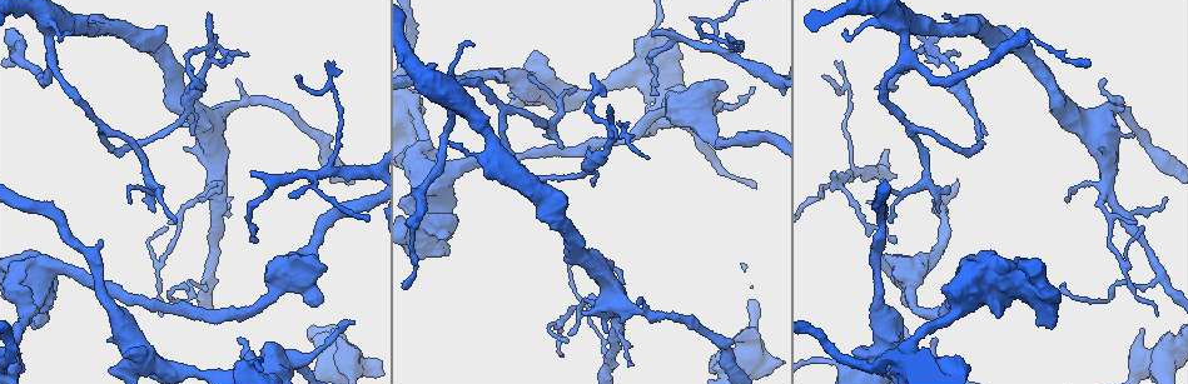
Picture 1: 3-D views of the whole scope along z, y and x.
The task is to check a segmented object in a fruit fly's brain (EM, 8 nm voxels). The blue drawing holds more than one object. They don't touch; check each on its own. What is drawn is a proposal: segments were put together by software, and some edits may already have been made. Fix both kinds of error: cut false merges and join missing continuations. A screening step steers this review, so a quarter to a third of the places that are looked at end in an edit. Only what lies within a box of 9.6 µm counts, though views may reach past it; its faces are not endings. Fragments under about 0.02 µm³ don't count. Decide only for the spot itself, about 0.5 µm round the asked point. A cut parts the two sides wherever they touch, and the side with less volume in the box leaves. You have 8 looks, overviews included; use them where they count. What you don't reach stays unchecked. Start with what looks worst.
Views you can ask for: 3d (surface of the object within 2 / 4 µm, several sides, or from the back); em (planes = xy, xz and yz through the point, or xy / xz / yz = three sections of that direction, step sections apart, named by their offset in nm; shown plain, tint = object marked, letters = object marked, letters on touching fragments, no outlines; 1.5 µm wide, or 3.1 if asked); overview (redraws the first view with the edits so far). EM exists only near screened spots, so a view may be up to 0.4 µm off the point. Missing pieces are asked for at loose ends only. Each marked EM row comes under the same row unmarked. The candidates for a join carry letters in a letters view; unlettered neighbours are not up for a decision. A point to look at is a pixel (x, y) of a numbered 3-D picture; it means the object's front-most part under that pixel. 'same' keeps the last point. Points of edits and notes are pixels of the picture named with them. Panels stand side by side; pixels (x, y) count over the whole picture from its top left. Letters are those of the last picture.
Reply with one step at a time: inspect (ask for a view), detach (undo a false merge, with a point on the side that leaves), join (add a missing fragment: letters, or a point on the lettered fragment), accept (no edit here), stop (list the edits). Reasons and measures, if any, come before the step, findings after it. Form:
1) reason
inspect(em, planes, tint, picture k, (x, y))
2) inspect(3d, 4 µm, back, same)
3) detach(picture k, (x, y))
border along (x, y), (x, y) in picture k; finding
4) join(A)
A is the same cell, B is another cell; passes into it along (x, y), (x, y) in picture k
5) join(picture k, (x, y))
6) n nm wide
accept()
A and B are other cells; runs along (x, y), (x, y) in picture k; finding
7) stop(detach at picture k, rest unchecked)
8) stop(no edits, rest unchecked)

an open end
inspect(3d, 2 µm, back, picture 1, (651, 30))

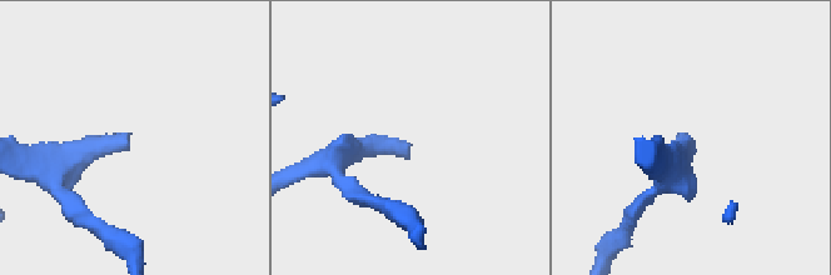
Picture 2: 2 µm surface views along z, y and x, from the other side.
shape alone is not enough
inspect(em, xz, step 8, letters, picture 2, (411, 145))

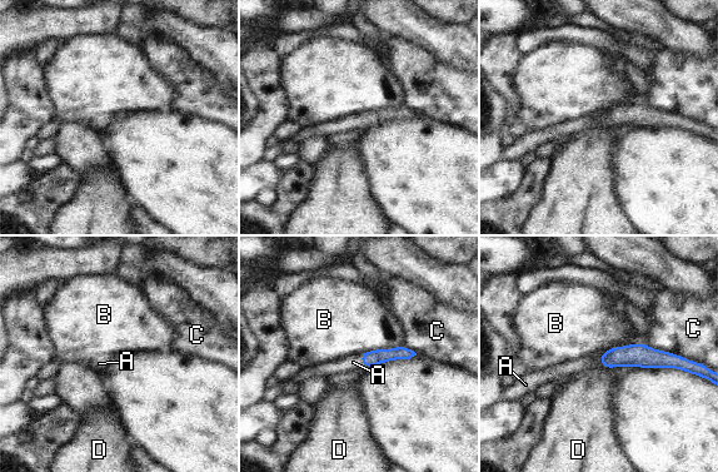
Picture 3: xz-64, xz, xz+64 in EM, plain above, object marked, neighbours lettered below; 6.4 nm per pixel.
another direction
inspect(em, planes, letters, same)

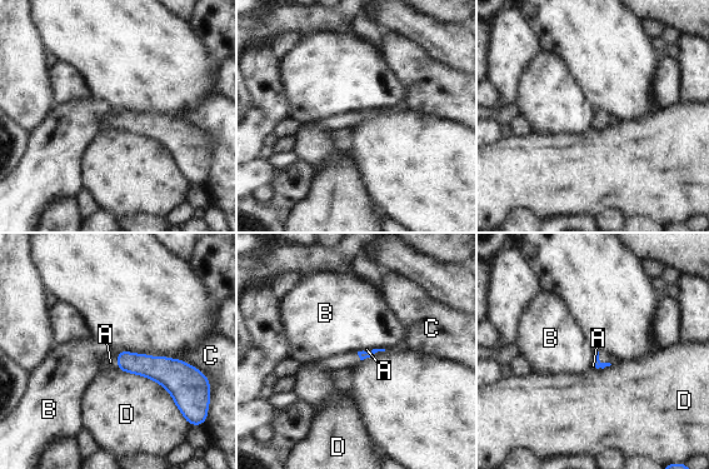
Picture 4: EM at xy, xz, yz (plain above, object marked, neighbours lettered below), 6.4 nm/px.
join(A)
A is the same cell, B, C and D are other cells; the cell continues

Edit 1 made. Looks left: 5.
stops while still wide
inspect(3d, 4 µm, picture 1, (886, 254))

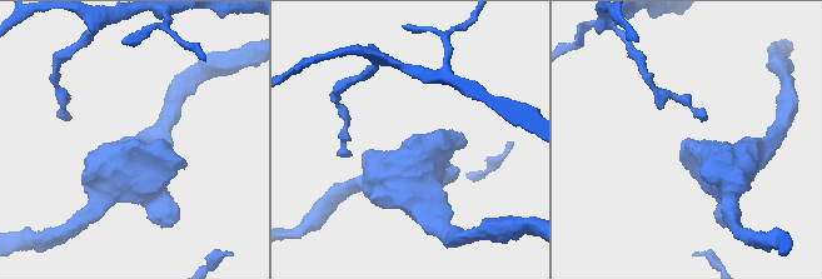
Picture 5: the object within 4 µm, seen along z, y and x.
inspect(em, xy, step 4, tint, picture 5, (689, 140))

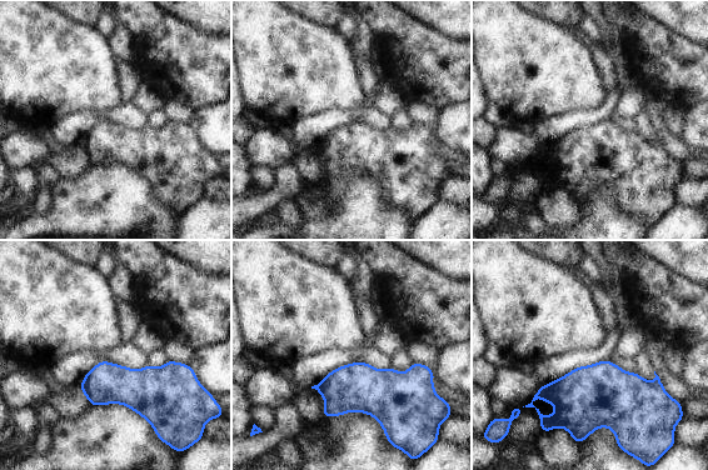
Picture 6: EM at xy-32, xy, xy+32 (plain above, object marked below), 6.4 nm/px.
see the neighbours
inspect(em, xy, step 4, letters, same)

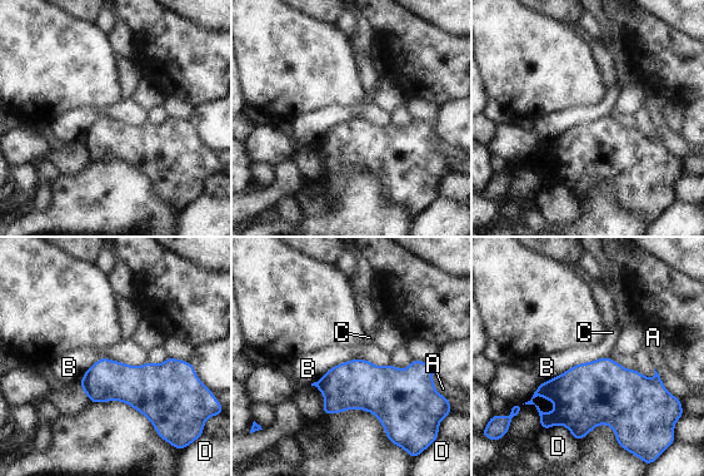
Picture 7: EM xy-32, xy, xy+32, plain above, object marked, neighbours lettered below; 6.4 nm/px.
accept()
A, B, C and D are other cells; border along (607, 356), (577, 363), (539, 385) in picture 7; none of them fits

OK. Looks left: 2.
free end
inspect(em, planes, letters, picture 1, (200, 201))

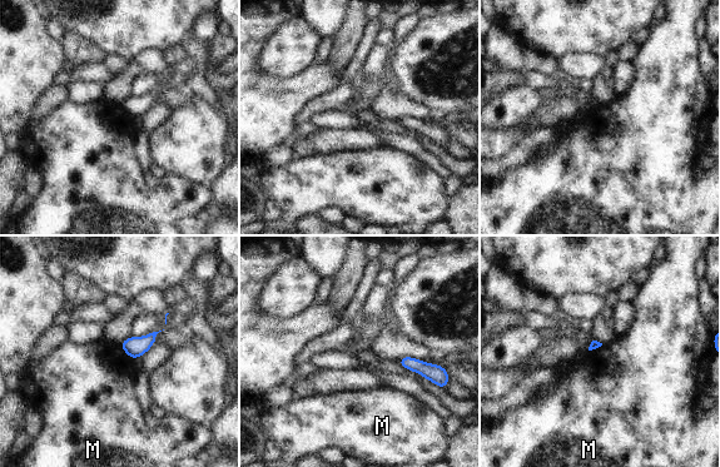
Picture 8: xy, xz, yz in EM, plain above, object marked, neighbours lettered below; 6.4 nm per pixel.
accept()
M is another cell; border along (119, 343), (133, 359) in picture 8; no lettered fragment goes on from it

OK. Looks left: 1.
stop(join at picture 4, rest unchecked)

